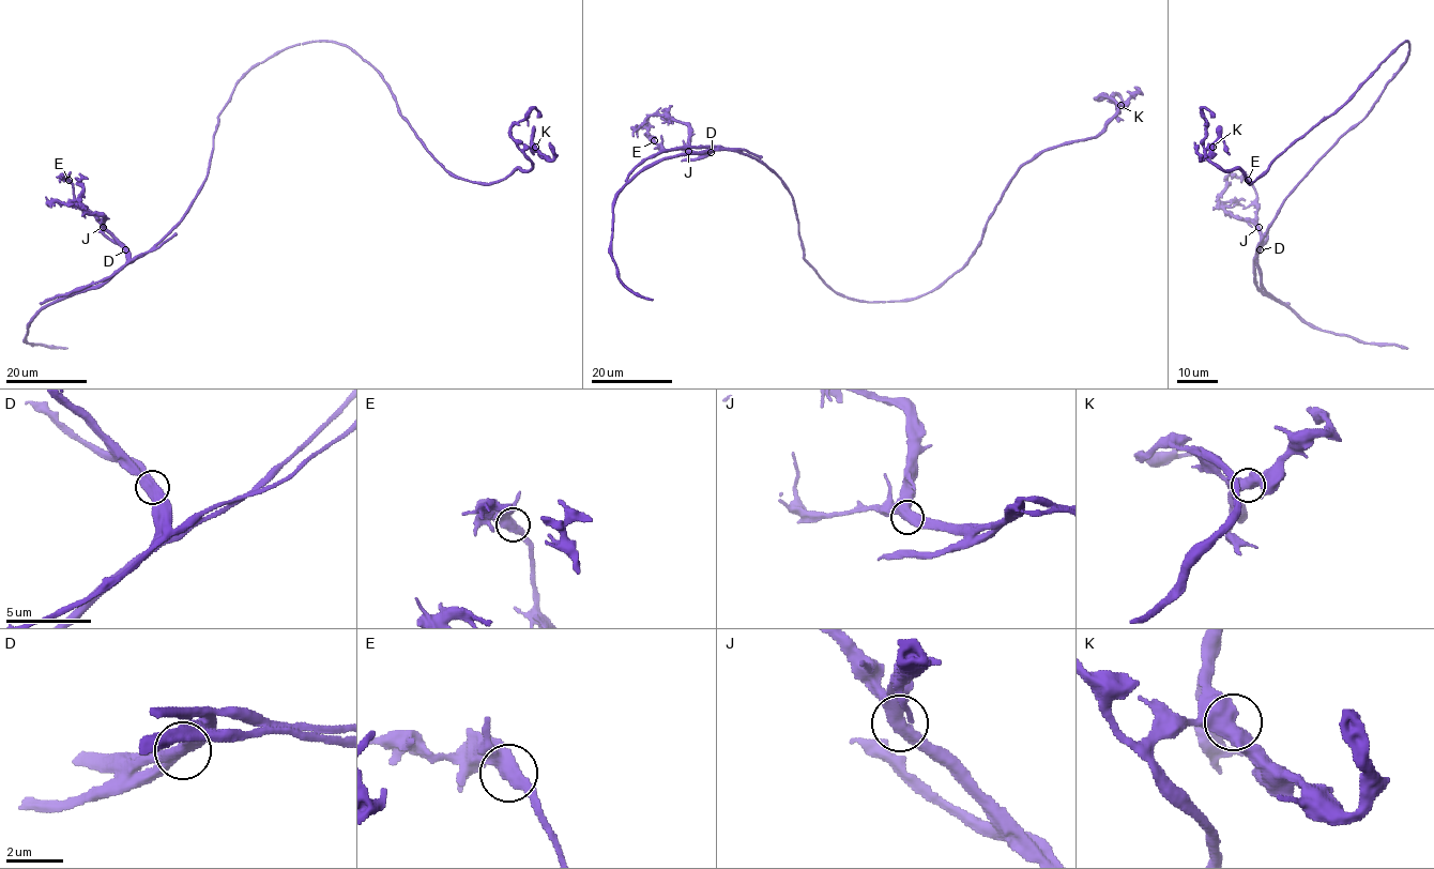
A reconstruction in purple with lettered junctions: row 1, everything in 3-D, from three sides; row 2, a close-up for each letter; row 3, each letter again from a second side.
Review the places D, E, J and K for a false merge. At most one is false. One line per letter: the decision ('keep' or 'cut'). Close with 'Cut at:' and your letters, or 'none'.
D: cut
E: keep
J: keep
K: keep
Cut at: D

